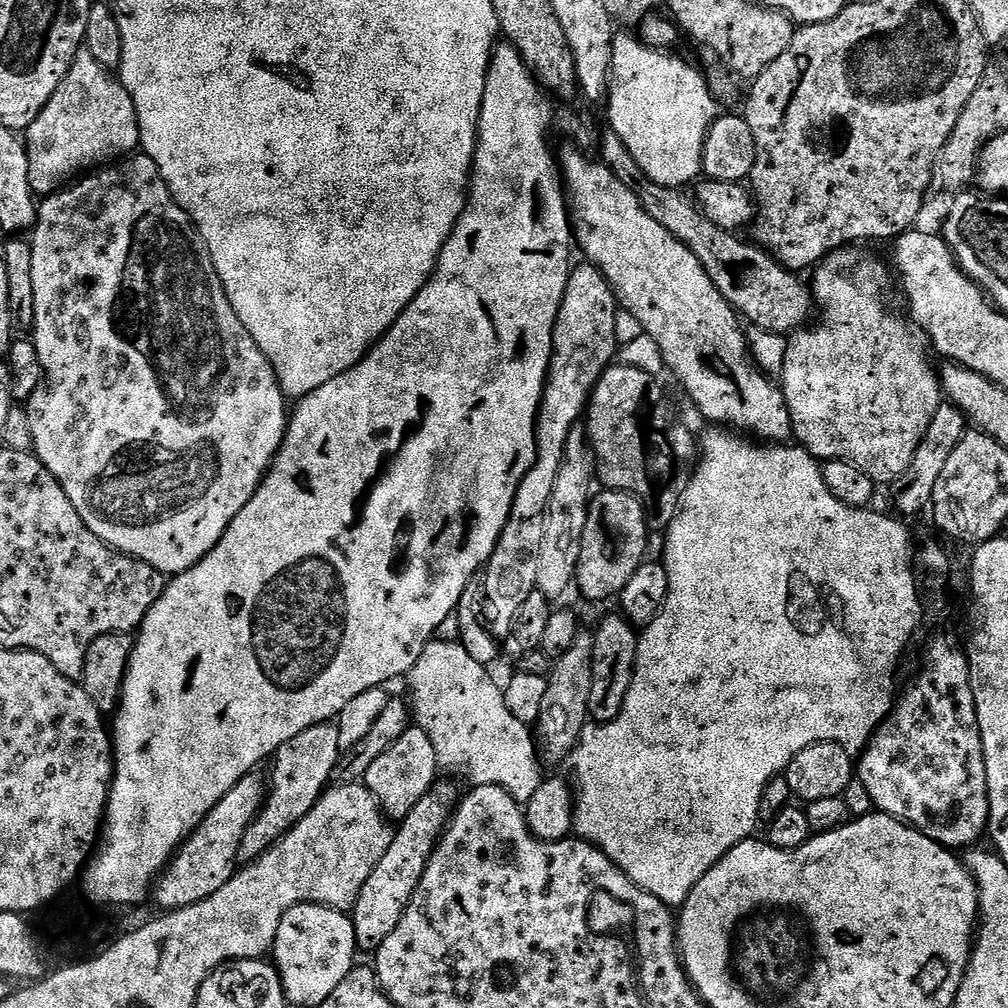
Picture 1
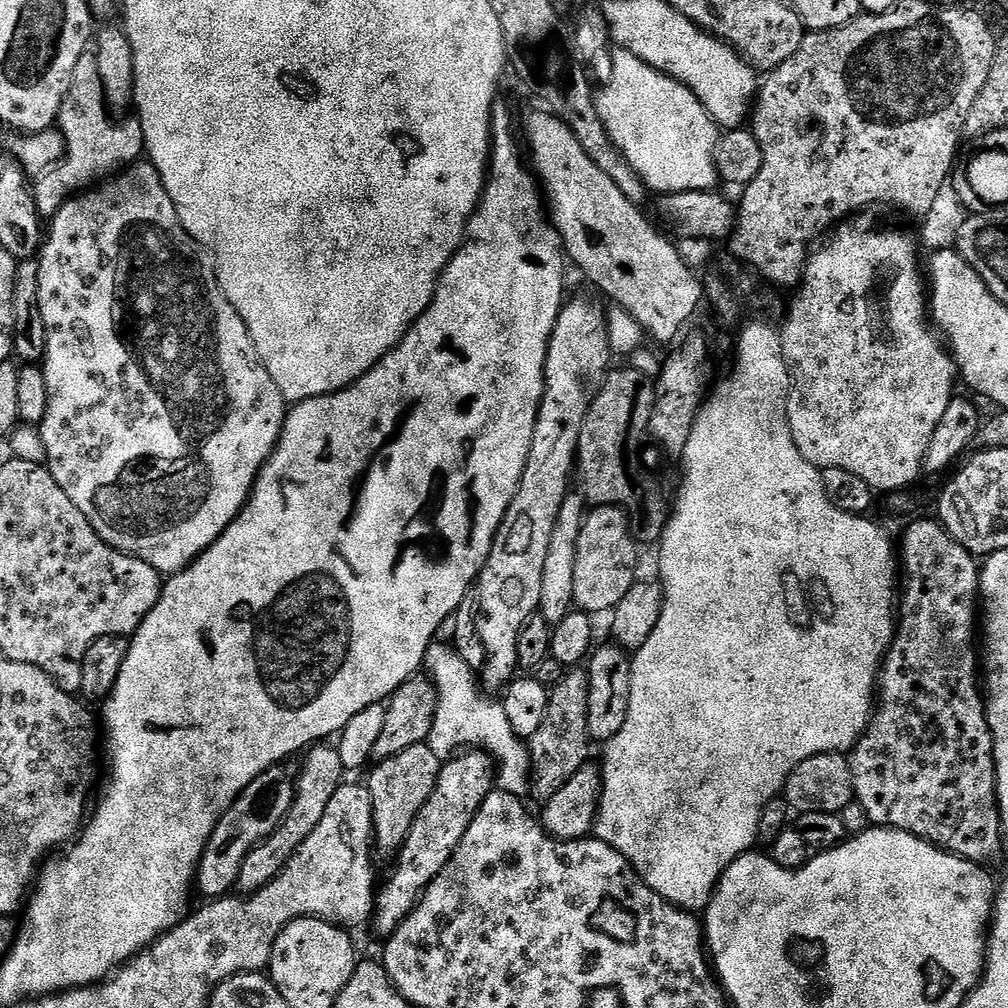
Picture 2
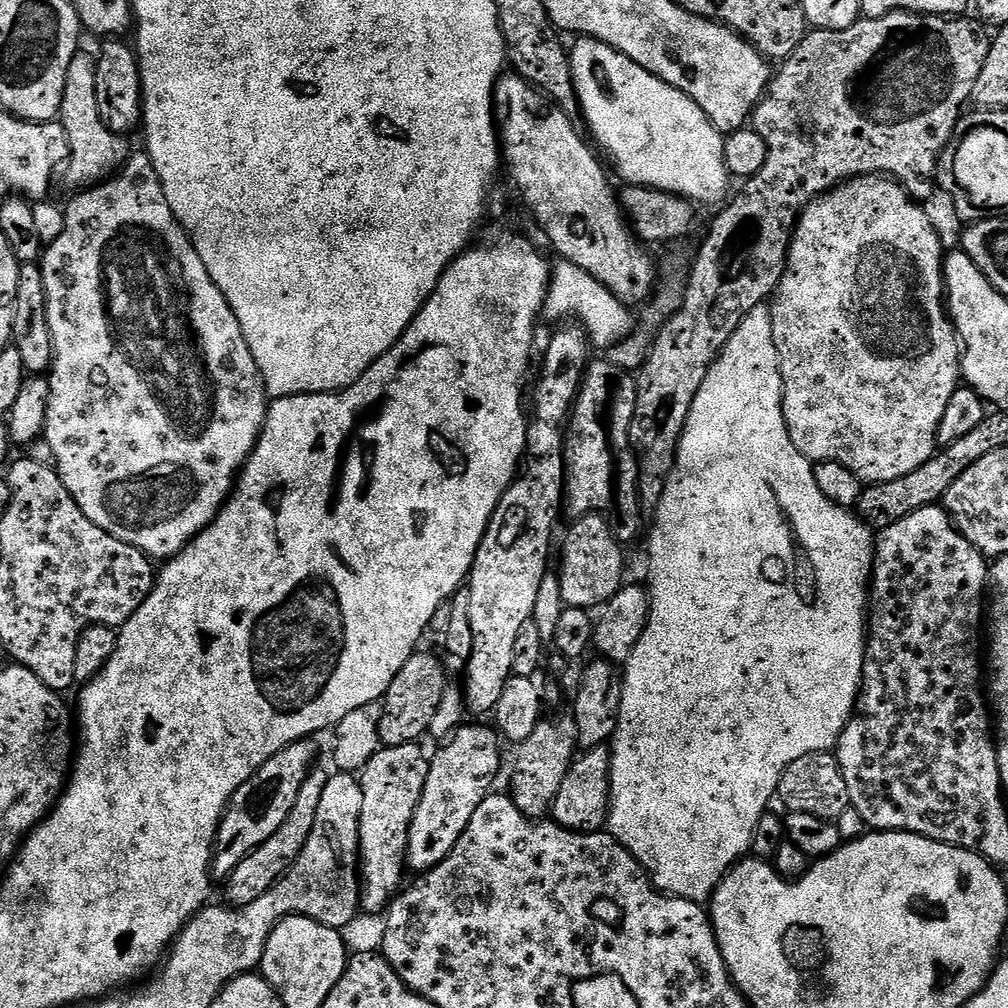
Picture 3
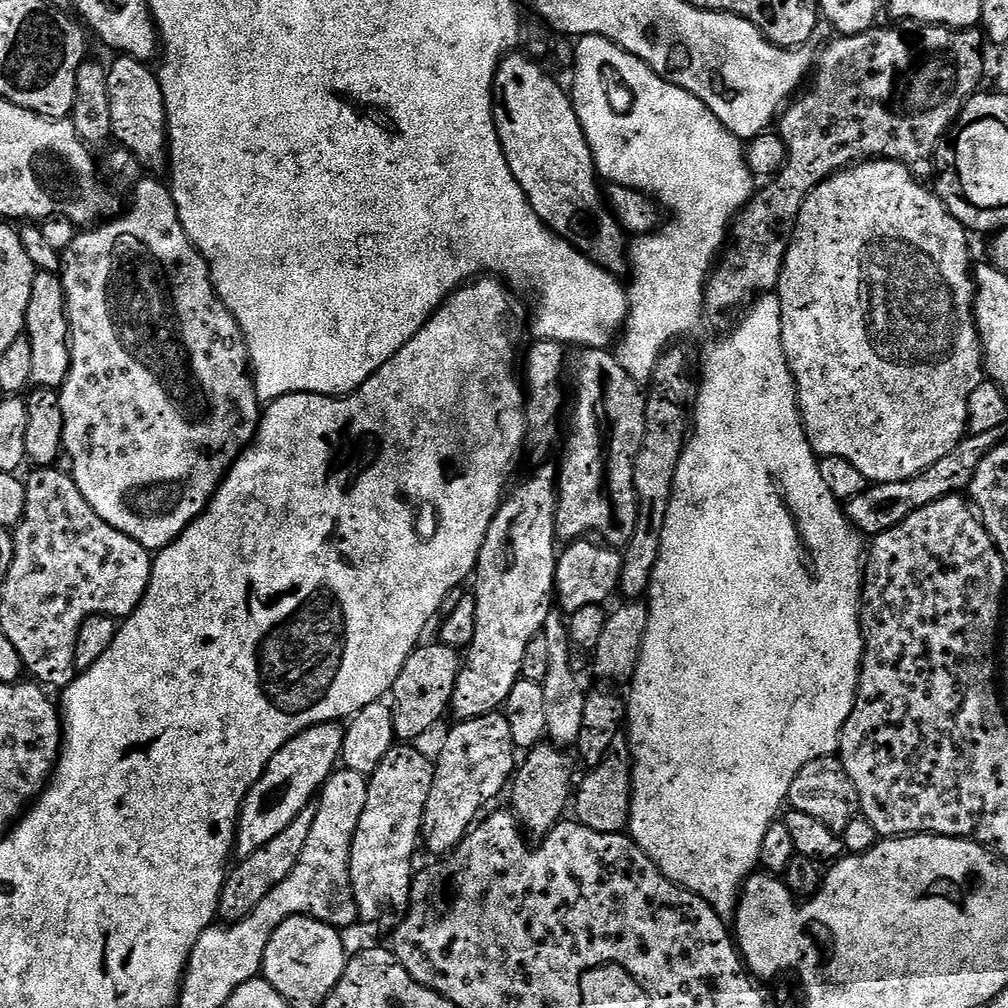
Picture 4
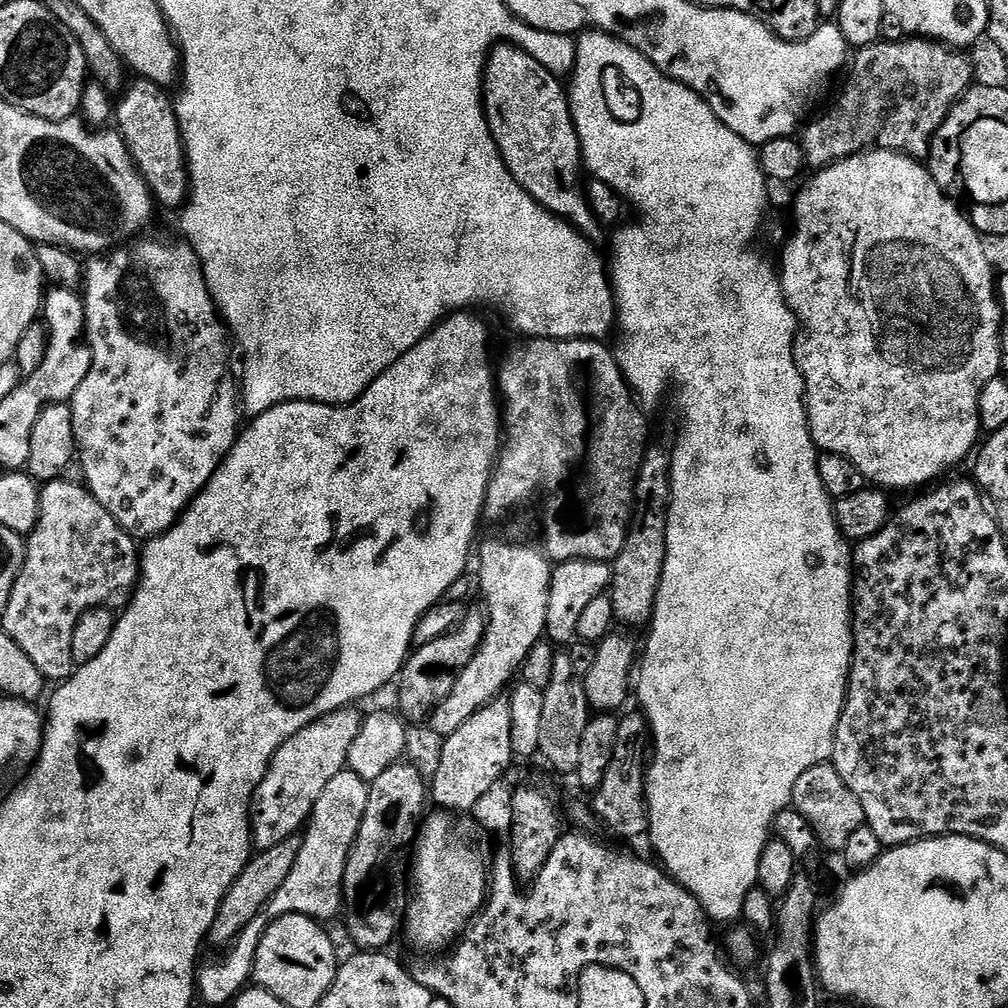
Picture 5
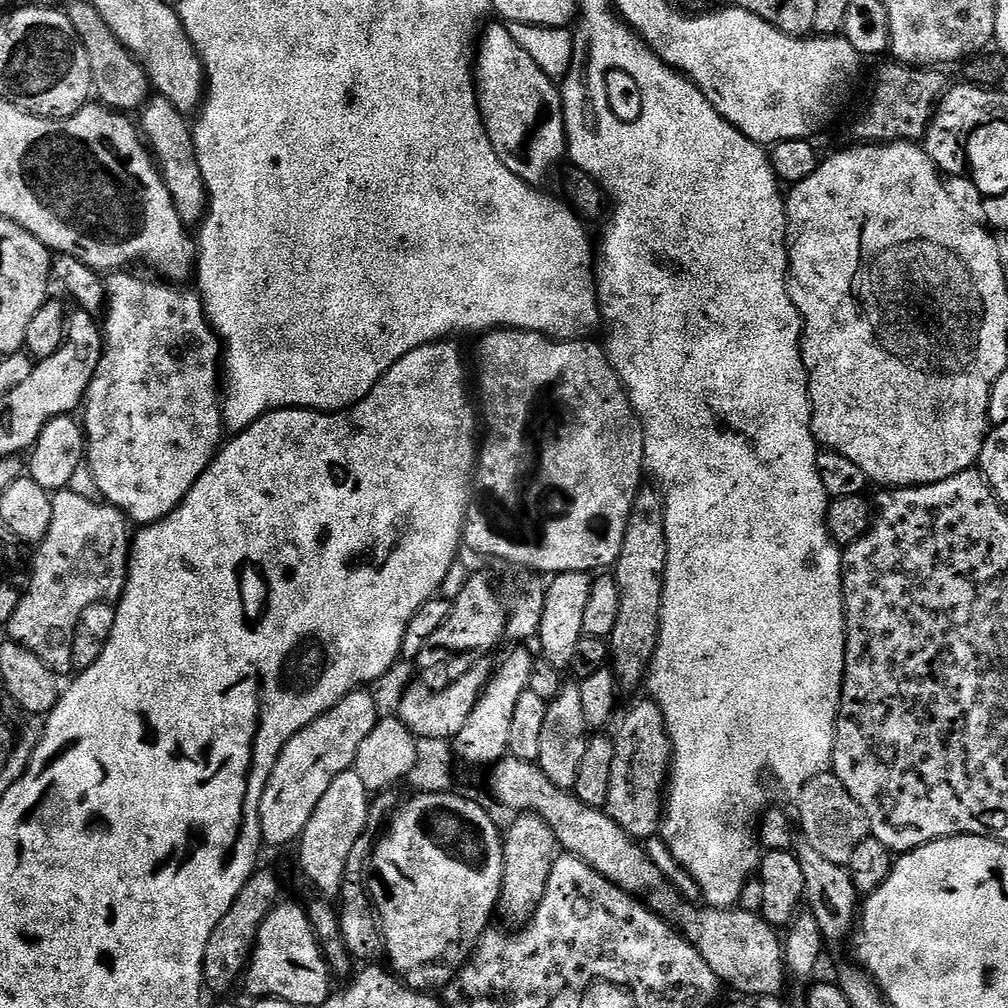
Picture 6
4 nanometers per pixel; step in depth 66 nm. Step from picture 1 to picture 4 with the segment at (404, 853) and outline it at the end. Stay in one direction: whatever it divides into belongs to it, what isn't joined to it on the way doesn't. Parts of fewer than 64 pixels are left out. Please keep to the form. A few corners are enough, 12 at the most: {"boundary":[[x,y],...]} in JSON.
{"boundary":[[503,711],[453,725],[435,757],[422,844],[460,845],[509,787]]}

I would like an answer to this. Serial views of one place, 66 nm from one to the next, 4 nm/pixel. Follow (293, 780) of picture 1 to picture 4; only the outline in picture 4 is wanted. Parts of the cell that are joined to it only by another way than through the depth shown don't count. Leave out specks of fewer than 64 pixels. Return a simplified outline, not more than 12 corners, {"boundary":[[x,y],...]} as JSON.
{"boundary":[[316,804],[225,875],[218,913],[246,918],[286,882],[310,839]]}

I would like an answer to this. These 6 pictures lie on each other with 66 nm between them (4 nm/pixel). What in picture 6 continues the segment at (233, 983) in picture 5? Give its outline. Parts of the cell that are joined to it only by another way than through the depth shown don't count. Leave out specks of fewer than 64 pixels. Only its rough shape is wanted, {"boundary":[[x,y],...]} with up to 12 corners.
{"boundary":[[338,774],[298,841],[300,868],[339,897],[370,793]]}

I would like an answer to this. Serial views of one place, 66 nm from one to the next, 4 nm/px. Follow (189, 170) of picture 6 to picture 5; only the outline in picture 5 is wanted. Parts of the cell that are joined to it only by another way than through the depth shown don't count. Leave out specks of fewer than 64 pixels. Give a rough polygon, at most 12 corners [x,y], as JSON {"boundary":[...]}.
{"boundary":[[136,78],[114,124],[155,203],[183,209],[188,162],[173,97]]}

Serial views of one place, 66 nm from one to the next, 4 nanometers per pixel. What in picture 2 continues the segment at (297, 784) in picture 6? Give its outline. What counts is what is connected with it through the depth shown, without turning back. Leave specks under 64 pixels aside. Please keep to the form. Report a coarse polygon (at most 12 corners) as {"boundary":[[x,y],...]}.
{"boundary":[[267,768],[220,817],[196,868],[204,898],[236,888],[282,822],[293,773]]}

